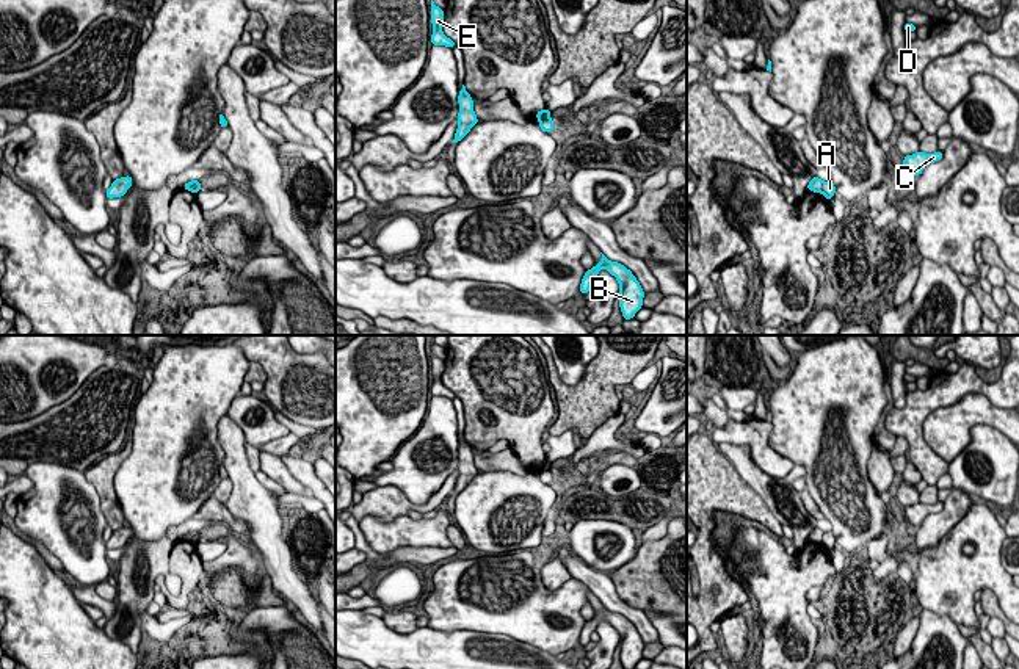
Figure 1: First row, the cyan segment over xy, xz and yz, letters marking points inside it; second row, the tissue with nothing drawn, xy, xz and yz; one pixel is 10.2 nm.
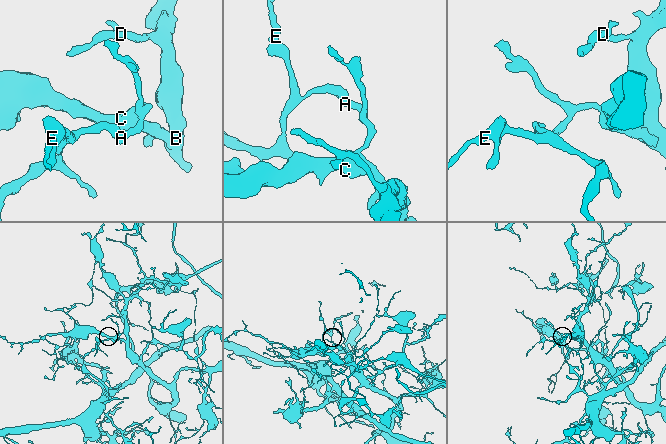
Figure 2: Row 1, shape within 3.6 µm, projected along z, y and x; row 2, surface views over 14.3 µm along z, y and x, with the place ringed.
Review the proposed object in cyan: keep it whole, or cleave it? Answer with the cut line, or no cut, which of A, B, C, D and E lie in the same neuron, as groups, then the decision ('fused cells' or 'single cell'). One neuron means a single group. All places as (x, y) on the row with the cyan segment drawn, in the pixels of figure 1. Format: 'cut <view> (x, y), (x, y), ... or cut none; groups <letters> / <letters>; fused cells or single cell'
cut yz (823, 182), (820, 191); groups A B C D / E; fused cells

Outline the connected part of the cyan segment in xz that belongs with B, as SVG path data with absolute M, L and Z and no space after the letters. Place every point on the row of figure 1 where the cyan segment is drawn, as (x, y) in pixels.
M604 254L600 262L591 269L586 269L582 277L580 293L586 295L591 290L591 284L596 280L602 268L619 282L619 307L624 320L635 318L635 313L643 307L644 291L630 269L627 269L622 263L608 260Z

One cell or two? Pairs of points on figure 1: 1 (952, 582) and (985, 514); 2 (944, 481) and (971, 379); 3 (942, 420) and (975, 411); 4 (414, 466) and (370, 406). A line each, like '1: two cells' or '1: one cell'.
1: one cell
2: two cells
3: one cell
4: two cells

